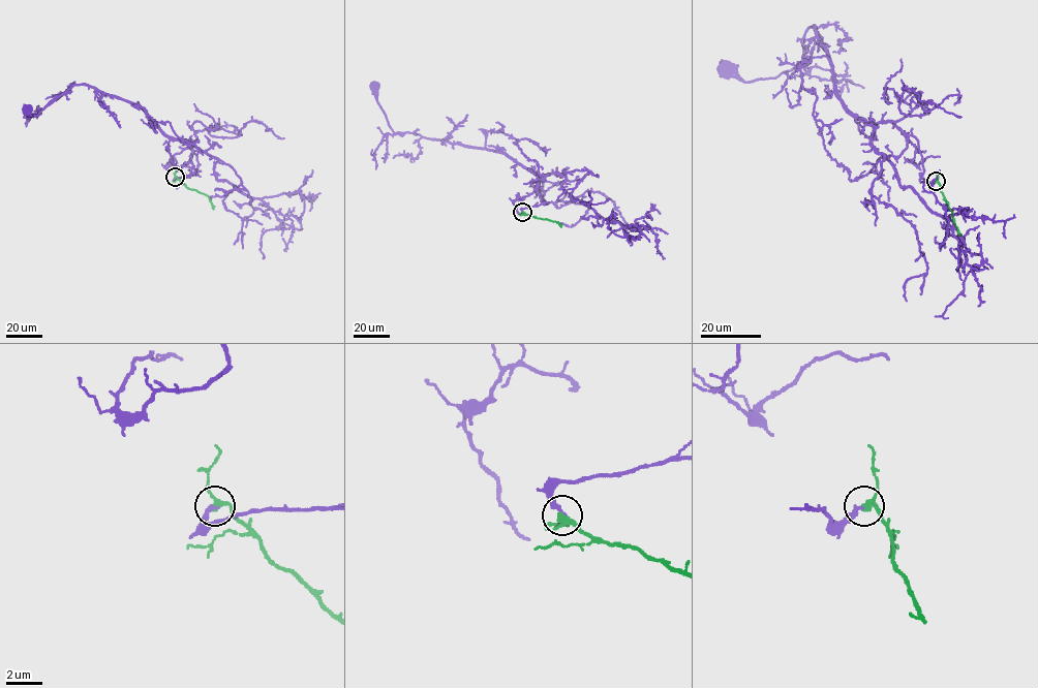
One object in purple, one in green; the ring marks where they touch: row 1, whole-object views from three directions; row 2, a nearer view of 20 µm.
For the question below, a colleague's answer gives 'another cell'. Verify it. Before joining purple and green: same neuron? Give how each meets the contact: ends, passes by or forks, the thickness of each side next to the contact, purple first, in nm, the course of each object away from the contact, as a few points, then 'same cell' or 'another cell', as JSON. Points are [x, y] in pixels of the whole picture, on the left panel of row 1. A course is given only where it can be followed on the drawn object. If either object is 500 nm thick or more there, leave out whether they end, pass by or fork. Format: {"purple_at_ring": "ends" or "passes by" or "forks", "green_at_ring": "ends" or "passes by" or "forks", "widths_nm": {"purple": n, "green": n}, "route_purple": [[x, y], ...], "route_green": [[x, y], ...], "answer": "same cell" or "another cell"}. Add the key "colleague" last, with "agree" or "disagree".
{"purple_at_ring": "ends", "green_at_ring": "passes by", "widths_nm": {"purple": 280, "green": 320}, "route_purple": [[175, 177], [197, 169], [190, 142], [170, 138], [139, 106], [75, 84], [38, 115], [29, 117], [27, 111]], "route_green": [[175, 177], [189, 188], [206, 194], [214, 209]], "answer": "same cell", "colleague": "disagree"}

